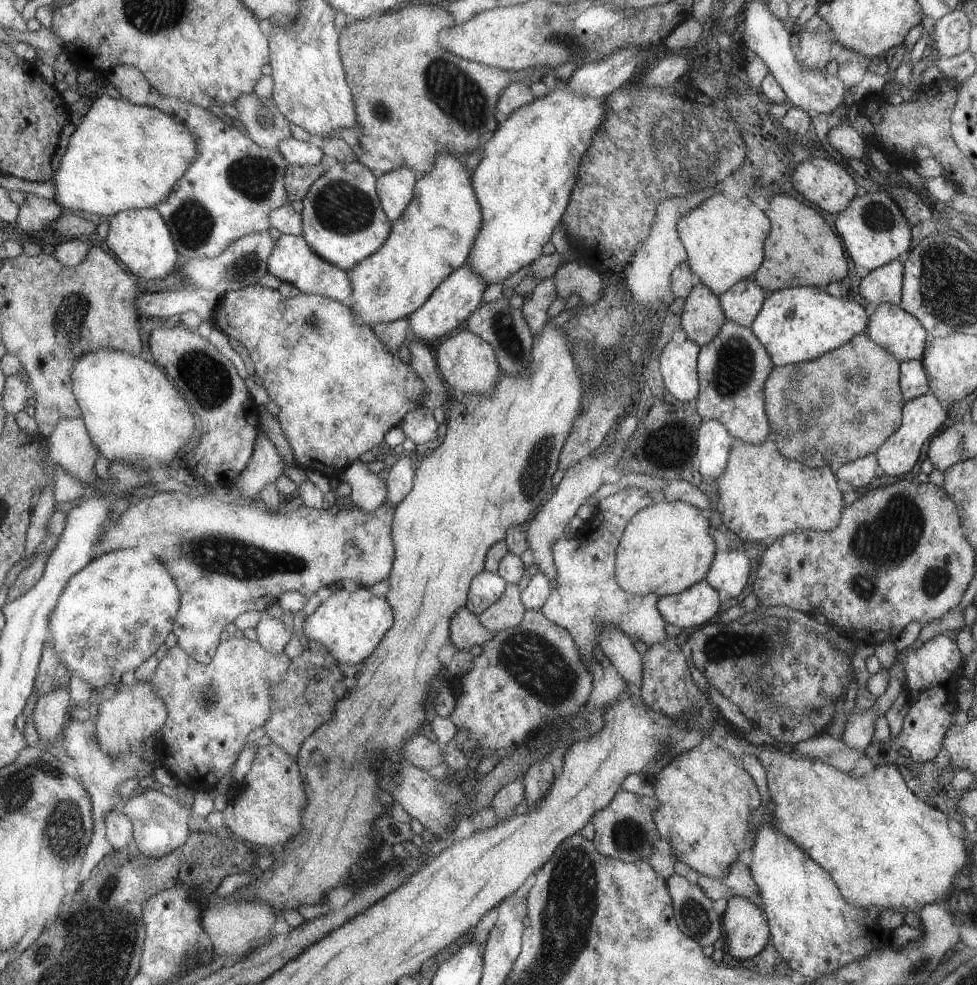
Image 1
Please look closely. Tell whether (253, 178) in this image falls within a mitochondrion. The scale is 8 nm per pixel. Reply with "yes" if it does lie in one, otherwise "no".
yes

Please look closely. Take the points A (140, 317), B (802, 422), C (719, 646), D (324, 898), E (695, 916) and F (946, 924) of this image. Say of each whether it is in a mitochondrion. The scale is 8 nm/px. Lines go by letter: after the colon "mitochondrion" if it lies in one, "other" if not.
A: other
B: other
C: mitochondrion
D: other
E: mitochondrion
F: other

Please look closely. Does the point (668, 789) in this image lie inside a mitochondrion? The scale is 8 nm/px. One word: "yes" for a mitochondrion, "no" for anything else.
no

